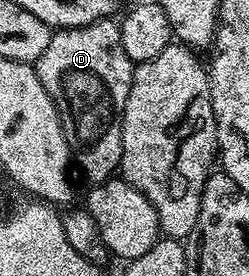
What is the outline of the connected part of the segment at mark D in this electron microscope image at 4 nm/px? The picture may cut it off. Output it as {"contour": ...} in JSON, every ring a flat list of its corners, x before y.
{"contour":[[110,17,91,25,58,30,35,66,43,89,57,106,76,170,78,167,93,183,114,178,121,165,121,118,131,93,135,66,127,57,127,49,123,49,120,22]]}

